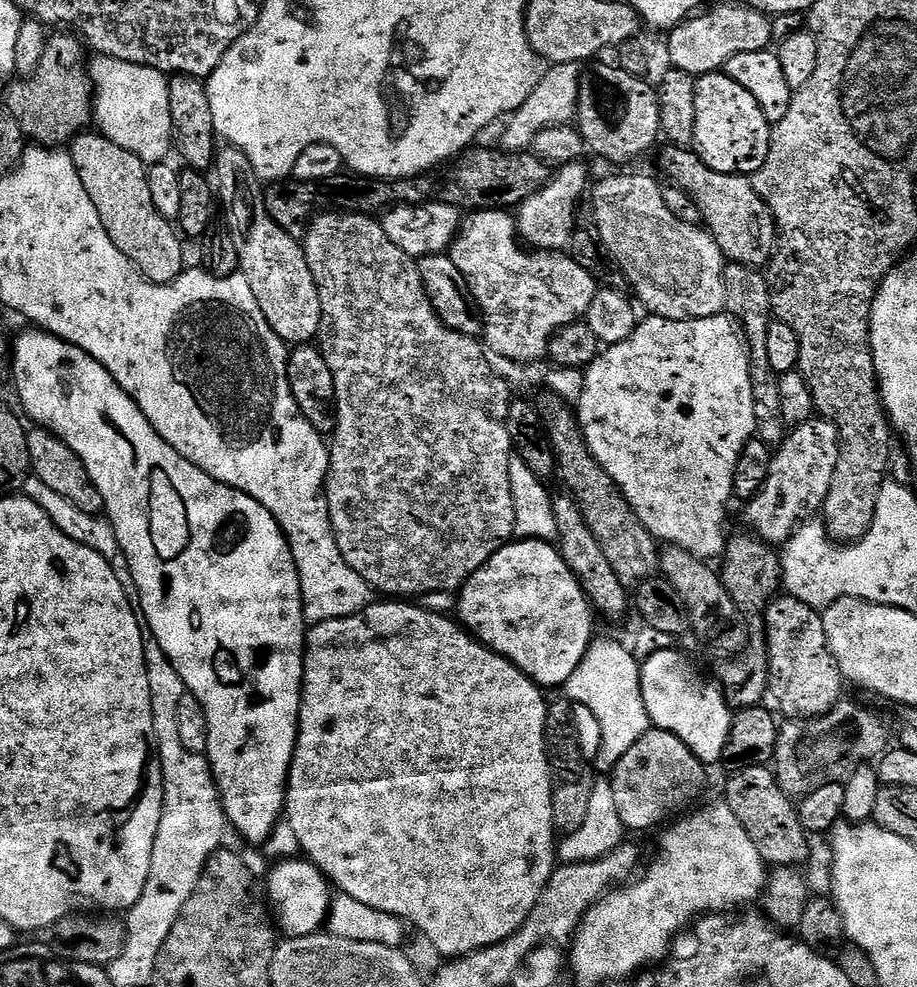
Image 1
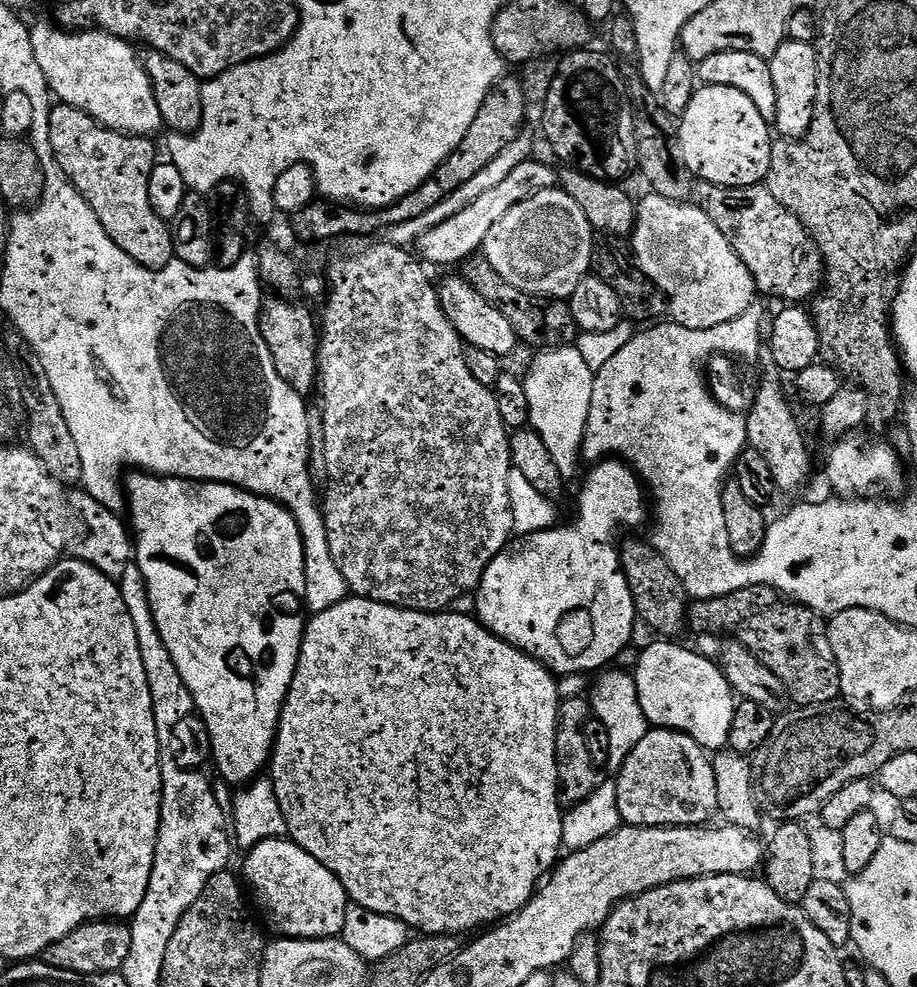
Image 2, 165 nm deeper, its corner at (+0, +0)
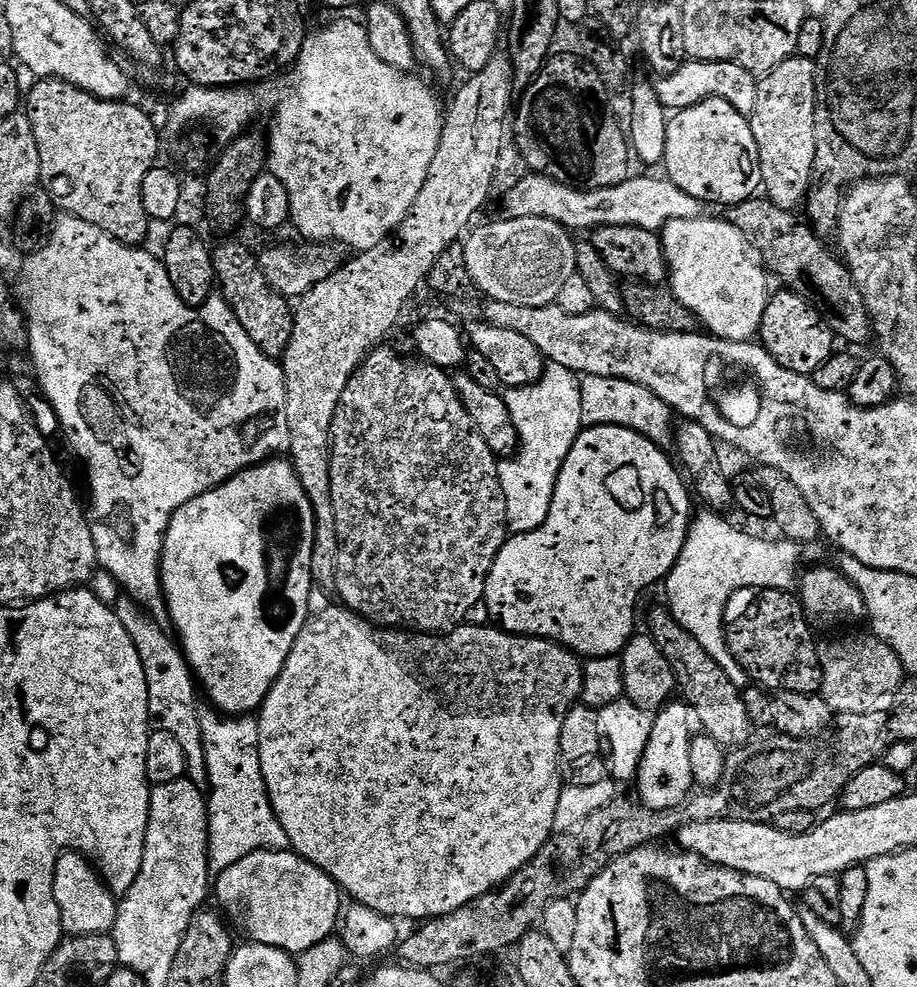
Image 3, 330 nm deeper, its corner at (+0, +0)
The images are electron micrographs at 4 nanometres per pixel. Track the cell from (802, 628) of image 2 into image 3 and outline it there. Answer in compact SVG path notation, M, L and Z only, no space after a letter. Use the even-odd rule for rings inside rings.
M766 588L744 616L727 625L730 654L748 671L757 685L781 692L816 694L824 687L822 652L812 637L813 625L804 614L804 605L791 591Z

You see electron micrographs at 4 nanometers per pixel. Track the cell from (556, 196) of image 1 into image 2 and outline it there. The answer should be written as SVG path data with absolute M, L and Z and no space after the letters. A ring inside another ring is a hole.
M547 188L541 192L533 192L518 206L514 206L494 226L490 226L490 234L486 234L482 254L494 266L501 281L514 290L525 292L527 296L535 296L545 300L567 301L574 294L578 282L589 275L594 264L594 247L592 248L594 229L586 218L582 206L570 198L563 188Z

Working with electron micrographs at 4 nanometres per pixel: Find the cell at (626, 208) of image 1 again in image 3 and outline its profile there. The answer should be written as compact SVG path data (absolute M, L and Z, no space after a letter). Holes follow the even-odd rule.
M708 214L698 218L678 218L672 220L662 230L664 256L668 259L670 273L670 290L696 316L701 325L704 324L715 339L730 342L751 341L759 333L762 314L766 314L766 306L770 299L768 280L770 273L764 267L764 259L760 252L738 226L734 226L726 218L715 220Z

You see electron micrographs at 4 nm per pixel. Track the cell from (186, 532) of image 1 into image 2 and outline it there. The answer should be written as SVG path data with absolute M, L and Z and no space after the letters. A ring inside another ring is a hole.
M132 474L126 480L126 504L132 508L131 531L134 533L134 562L145 579L149 594L150 610L153 611L154 622L174 666L178 666L178 674L182 674L182 682L192 695L195 711L200 719L206 722L210 742L212 743L212 760L220 771L220 776L228 784L247 785L257 779L260 772L269 767L272 750L276 746L276 733L280 731L280 715L284 709L284 700L288 696L288 687L296 673L300 661L300 647L304 641L306 627L306 574L304 573L304 540L296 525L296 519L288 513L282 504L269 500L266 496L255 496L237 488L235 484L218 484L202 480L184 480L181 476L157 476L155 474Z

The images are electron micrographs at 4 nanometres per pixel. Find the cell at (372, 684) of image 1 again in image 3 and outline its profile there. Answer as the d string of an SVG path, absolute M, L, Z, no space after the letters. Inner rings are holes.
M330 606L326 610L322 610L322 614L309 615L307 622L302 626L302 634L298 634L298 638L294 642L294 650L290 650L290 654L282 666L282 674L278 674L270 694L266 694L263 704L258 709L262 778L266 782L266 790L274 814L278 818L278 822L282 822L282 830L286 830L286 838L291 851L302 859L309 860L318 870L324 871L337 884L341 893L348 895L349 892L353 896L351 899L355 903L369 907L370 910L377 911L380 915L395 918L400 922L402 920L416 920L415 922L433 920L466 906L466 902L474 902L474 898L478 898L482 894L494 891L494 889L506 883L518 870L522 870L522 866L529 864L534 858L534 854L538 854L538 850L542 850L542 846L546 846L548 839L556 832L554 814L558 810L558 798L562 787L560 779L562 722L566 722L568 709L575 708L580 700L582 678L584 677L584 666L581 657L552 640L541 640L539 636L518 636L511 632L505 632L496 626L491 626L492 628L464 627L457 626L447 634L413 634L408 630L393 630L371 624L357 612L352 612L343 606Z

